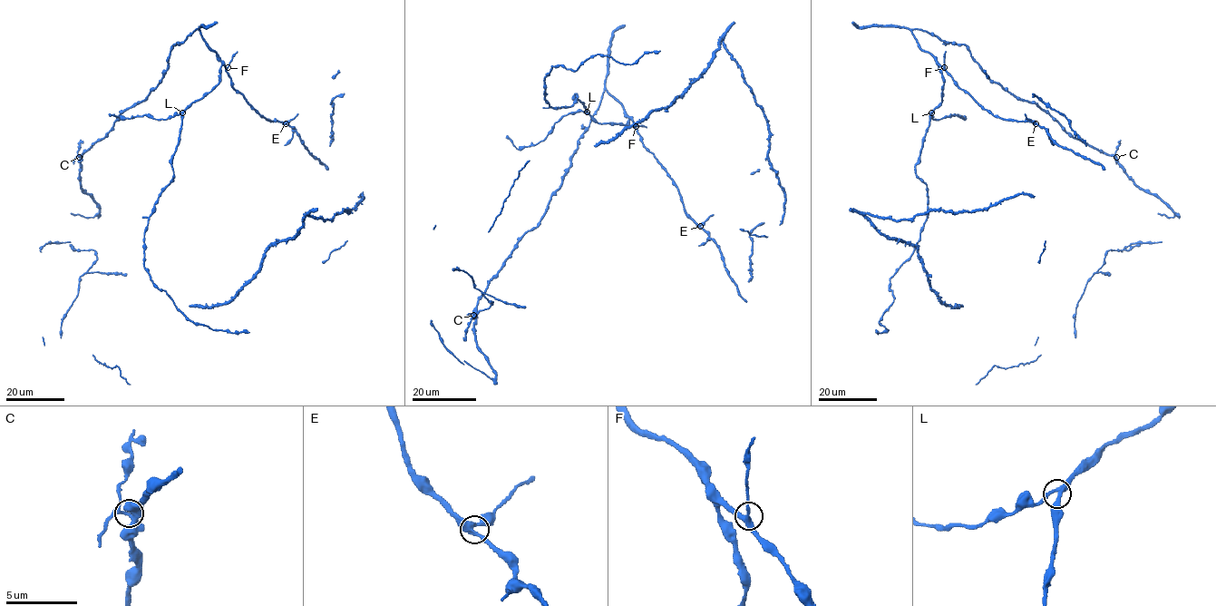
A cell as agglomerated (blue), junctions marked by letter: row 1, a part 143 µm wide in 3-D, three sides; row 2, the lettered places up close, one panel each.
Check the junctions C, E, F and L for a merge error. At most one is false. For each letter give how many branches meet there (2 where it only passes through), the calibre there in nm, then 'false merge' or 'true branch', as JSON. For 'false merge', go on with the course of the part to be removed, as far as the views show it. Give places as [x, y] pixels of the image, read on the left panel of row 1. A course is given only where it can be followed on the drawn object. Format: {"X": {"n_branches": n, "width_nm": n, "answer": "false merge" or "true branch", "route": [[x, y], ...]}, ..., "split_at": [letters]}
{"C": {"n_branches": 4, "width_nm": 320, "answer": "false merge", "route": [[80, 157], [77, 151], [80, 140]]}, "E": {"n_branches": 3, "width_nm": 360, "answer": "true branch"}, "F": {"n_branches": 3, "width_nm": 280, "answer": "true branch"}, "L": {"n_branches": 3, "width_nm": 240, "answer": "true branch"}, "split_at": ["C"]}

